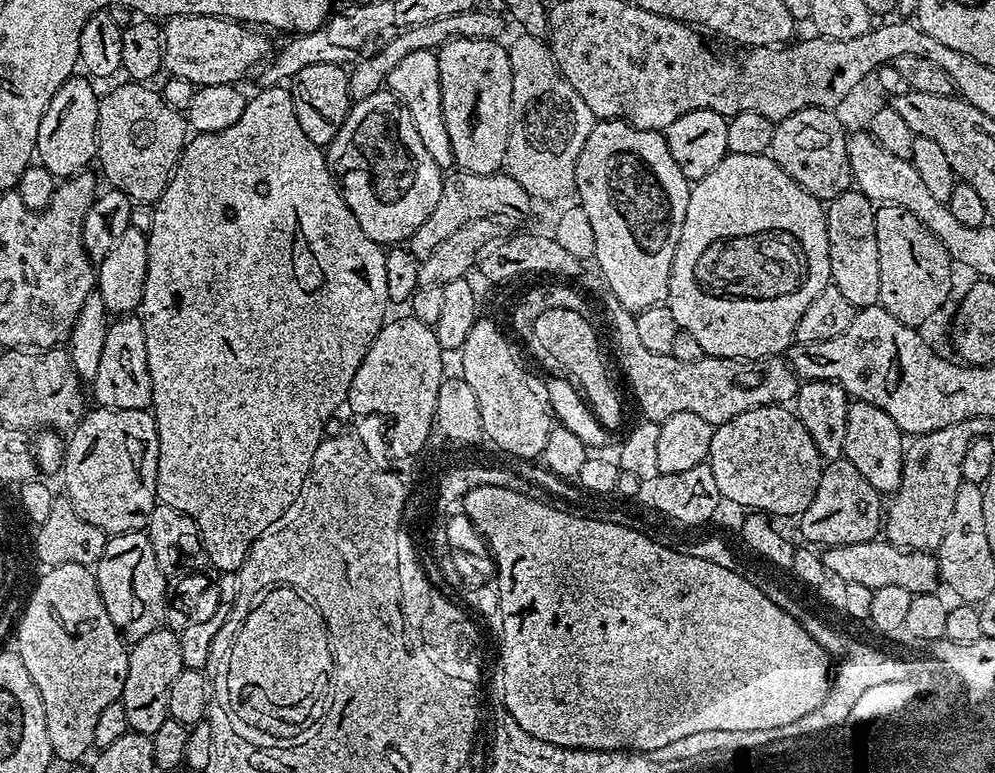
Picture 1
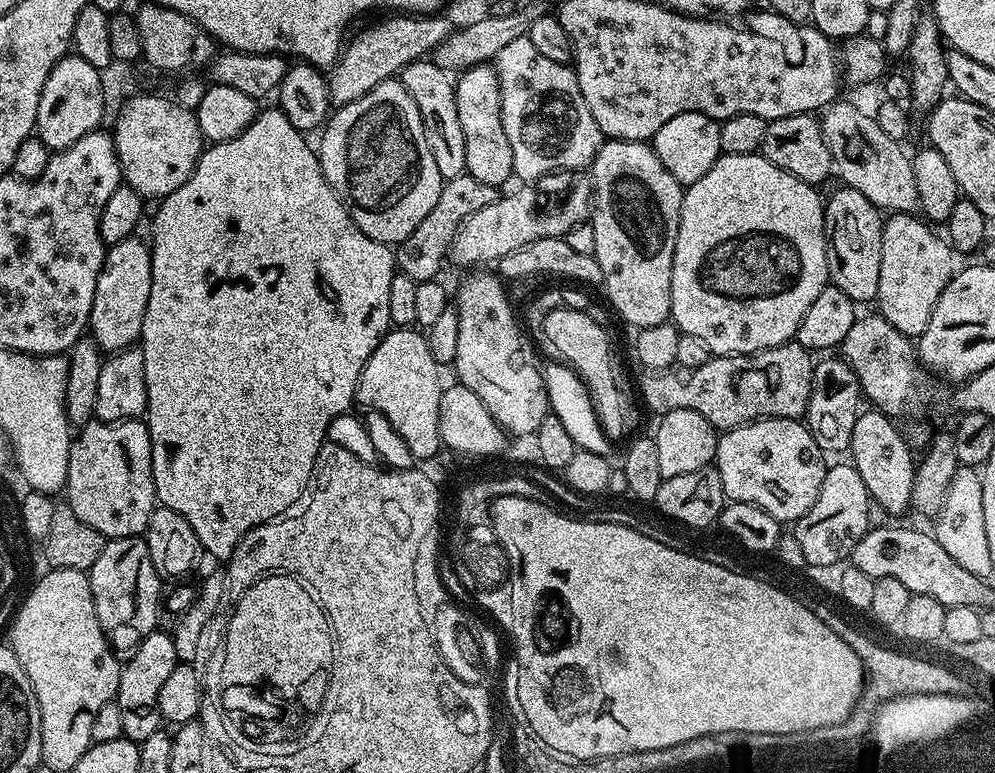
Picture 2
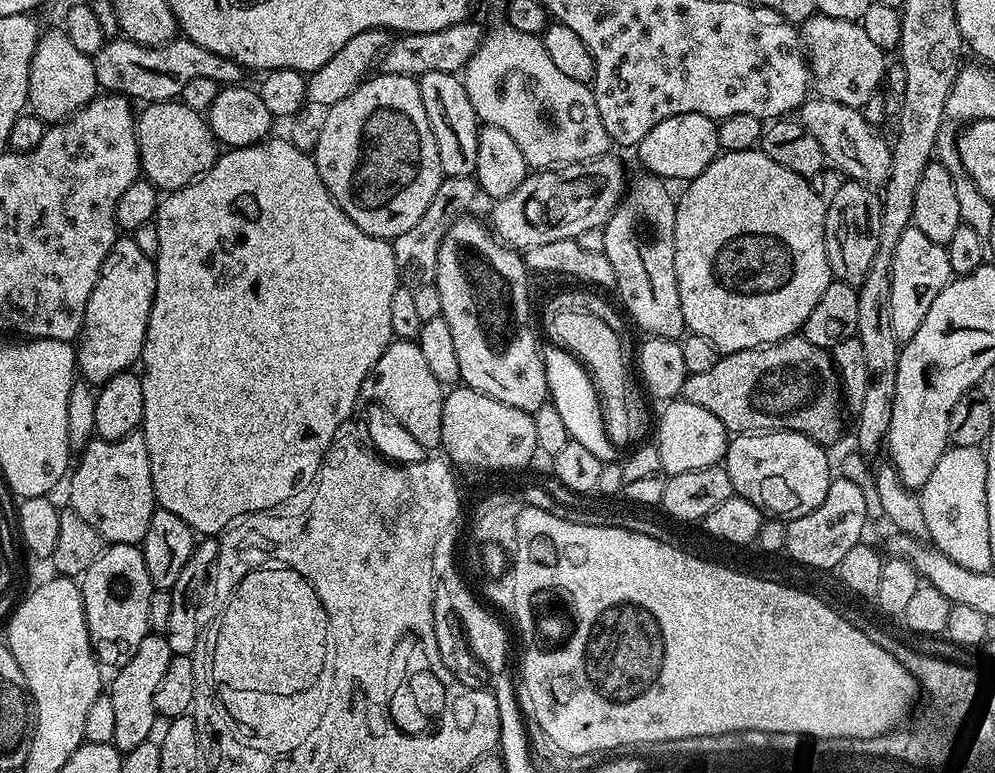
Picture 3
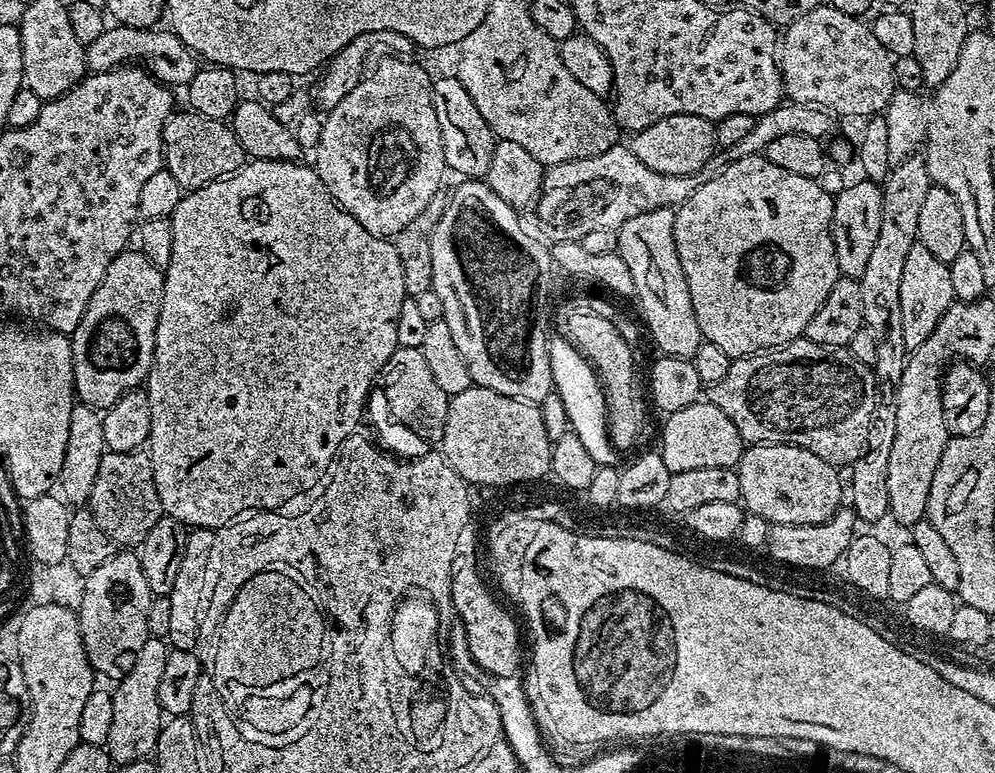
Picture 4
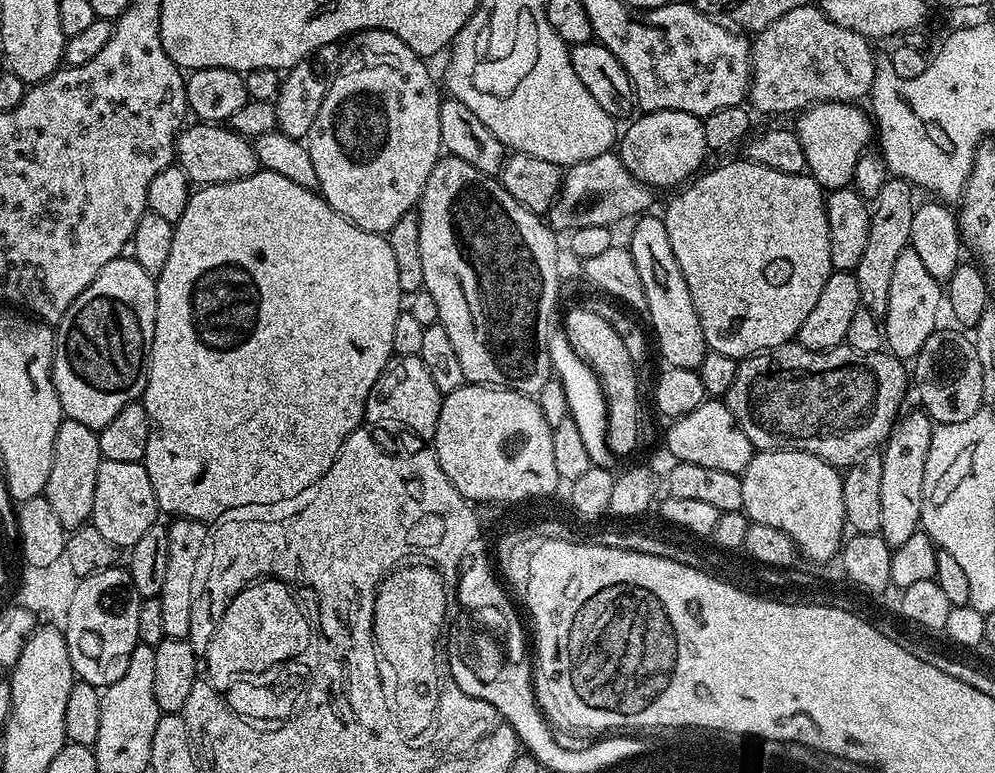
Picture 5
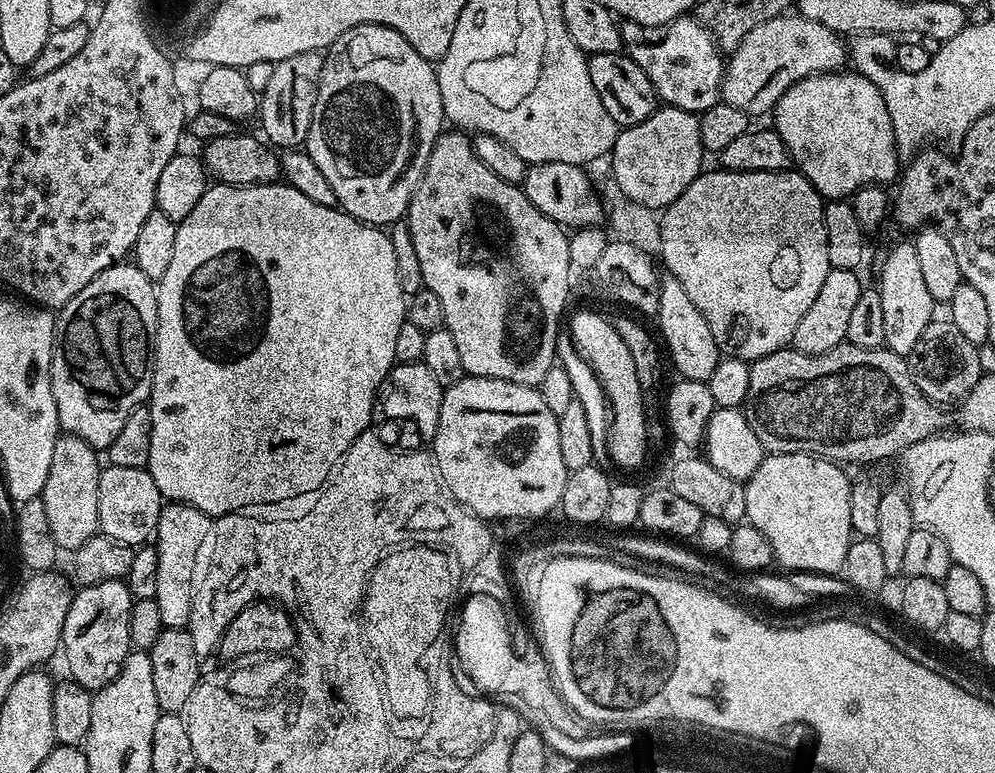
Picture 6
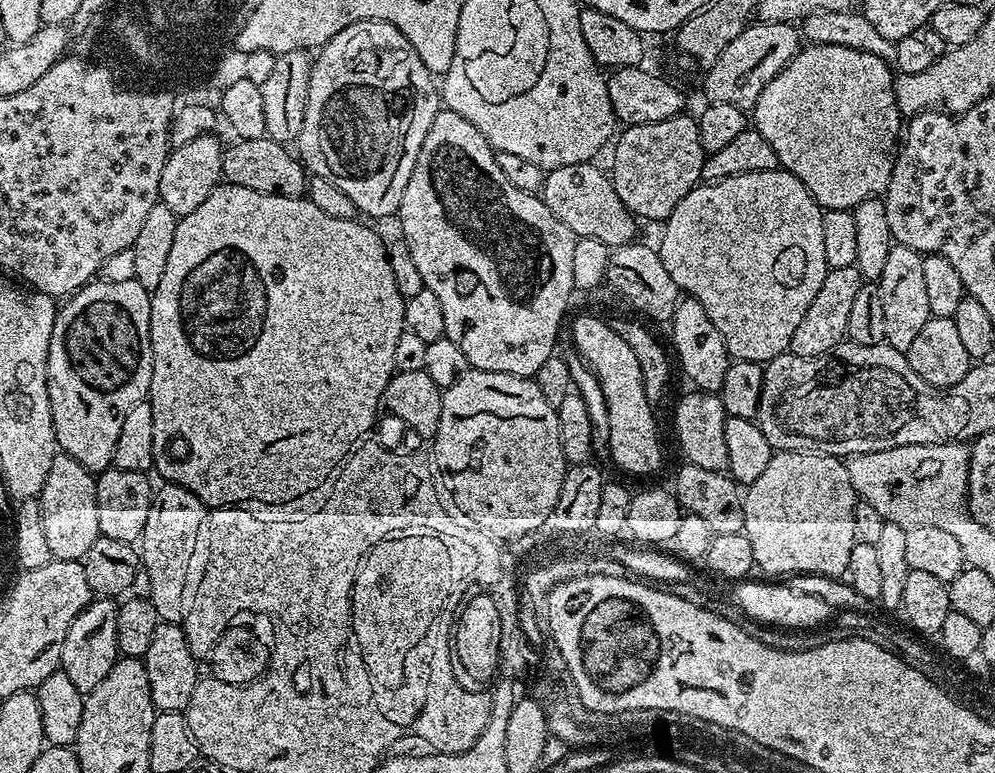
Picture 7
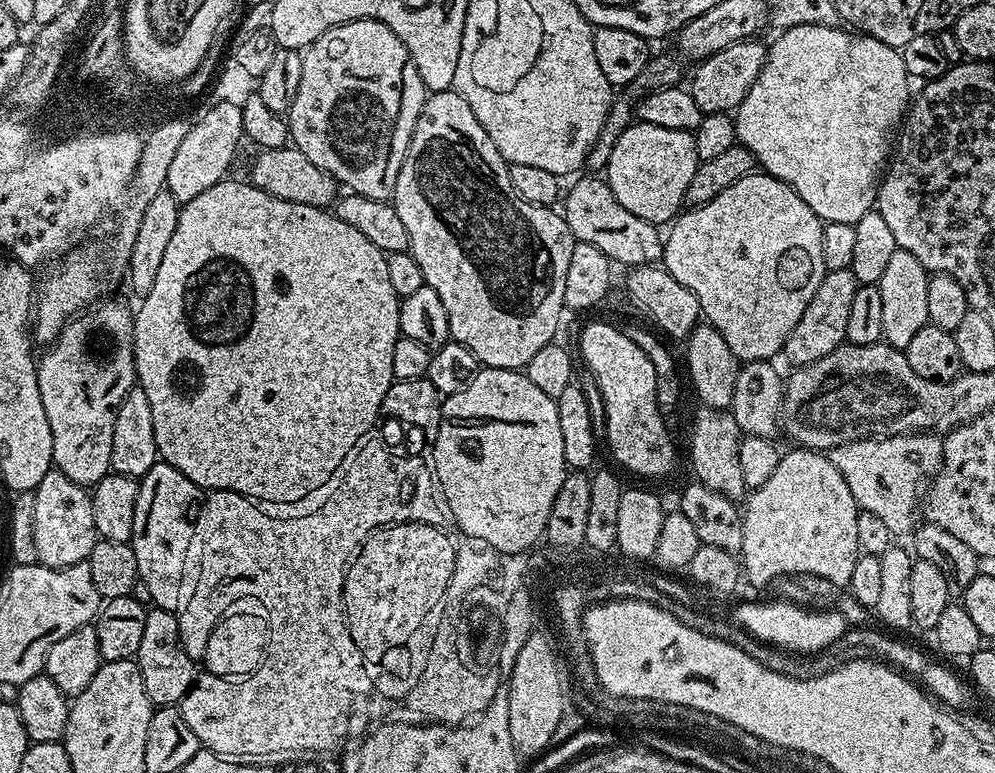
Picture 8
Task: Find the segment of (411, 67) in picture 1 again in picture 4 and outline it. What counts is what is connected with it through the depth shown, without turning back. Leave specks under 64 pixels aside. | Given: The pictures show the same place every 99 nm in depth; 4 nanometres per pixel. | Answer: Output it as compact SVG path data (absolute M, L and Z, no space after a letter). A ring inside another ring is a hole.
M437 75L432 81L432 101L434 118L438 118L438 130L442 134L445 169L449 173L457 172L457 177L460 178L487 177L497 137L486 122L486 118L482 118L478 106L474 106L474 98L466 94L459 75L440 77Z

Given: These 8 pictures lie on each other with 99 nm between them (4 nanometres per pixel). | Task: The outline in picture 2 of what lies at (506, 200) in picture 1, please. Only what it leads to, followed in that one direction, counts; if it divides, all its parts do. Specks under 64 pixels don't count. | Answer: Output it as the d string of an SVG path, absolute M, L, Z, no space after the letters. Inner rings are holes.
M465 174L445 180L442 194L438 194L438 202L434 202L434 210L430 210L430 214L426 214L426 218L422 218L422 222L414 226L414 234L410 234L410 238L395 245L394 259L397 269L417 282L437 279L441 275L440 263L445 263L450 242L454 234L458 234L458 226L462 226L462 222L466 222L466 218L470 218L474 210L490 206L490 202L497 198L498 192L493 185L478 182L478 178L473 176Z

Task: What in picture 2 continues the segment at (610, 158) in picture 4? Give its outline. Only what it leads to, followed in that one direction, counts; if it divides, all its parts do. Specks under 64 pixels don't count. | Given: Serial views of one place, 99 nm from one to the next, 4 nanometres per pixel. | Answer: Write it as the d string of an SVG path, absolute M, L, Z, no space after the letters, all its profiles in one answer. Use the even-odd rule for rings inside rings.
M833 102L819 113L818 119L820 129L824 131L826 146L832 155L835 175L841 176L843 183L847 187L858 190L870 198L870 202L875 208L887 210L889 213L898 212L915 213L920 207L920 198L918 196L918 186L914 178L914 170L909 153L904 153L904 144L901 141L890 138L890 134L885 134L882 126L878 126L875 115L863 112L856 104L840 104ZM553 170L547 176L535 181L536 188L520 188L509 196L501 195L490 206L482 206L482 210L474 210L462 226L458 226L458 234L448 247L447 259L453 260L460 268L472 266L488 266L488 263L499 262L510 250L518 250L518 246L526 246L526 242L538 242L538 238L564 237L575 224L583 224L589 219L592 210L592 181L584 170Z

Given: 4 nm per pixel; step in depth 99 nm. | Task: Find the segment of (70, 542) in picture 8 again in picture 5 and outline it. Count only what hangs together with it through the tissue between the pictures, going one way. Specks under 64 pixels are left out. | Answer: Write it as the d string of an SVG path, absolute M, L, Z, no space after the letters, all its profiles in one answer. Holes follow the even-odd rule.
M61 419L58 434L54 438L50 478L42 495L50 502L50 507L64 529L80 528L91 521L94 510L94 482L101 459L97 429L82 426L82 422Z

